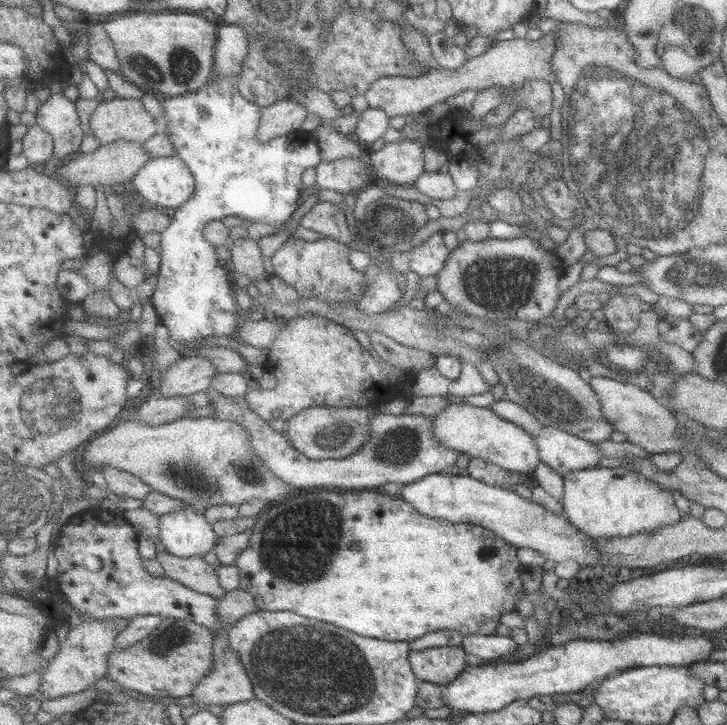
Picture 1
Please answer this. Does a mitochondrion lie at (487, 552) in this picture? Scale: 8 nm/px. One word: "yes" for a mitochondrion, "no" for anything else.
no

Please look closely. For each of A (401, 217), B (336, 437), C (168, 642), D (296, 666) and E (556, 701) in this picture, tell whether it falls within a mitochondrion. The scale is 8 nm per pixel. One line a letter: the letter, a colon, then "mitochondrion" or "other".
A: mitochondrion
B: mitochondrion
C: mitochondrion
D: mitochondrion
E: other

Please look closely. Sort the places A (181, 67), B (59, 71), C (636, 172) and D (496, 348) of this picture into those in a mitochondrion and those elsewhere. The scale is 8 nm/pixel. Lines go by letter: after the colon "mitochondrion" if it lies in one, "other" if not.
A: mitochondrion
B: other
C: mitochondrion
D: other

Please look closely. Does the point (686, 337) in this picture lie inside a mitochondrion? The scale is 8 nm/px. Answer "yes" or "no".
no

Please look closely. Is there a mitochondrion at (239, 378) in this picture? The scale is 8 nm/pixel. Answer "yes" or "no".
no

